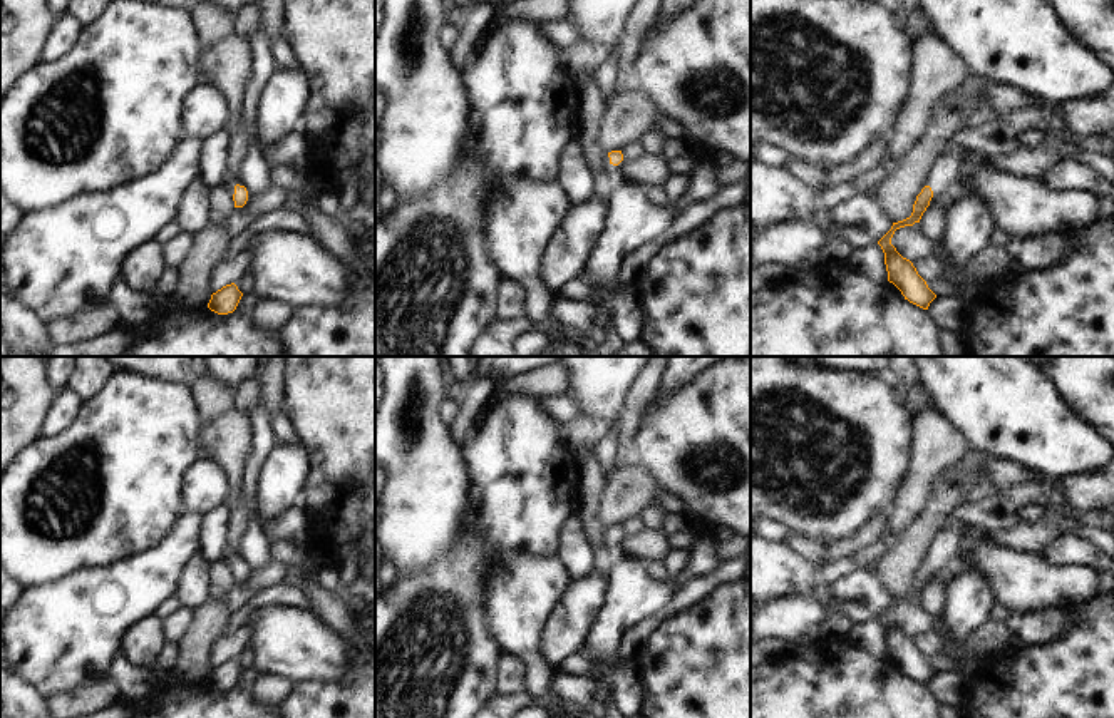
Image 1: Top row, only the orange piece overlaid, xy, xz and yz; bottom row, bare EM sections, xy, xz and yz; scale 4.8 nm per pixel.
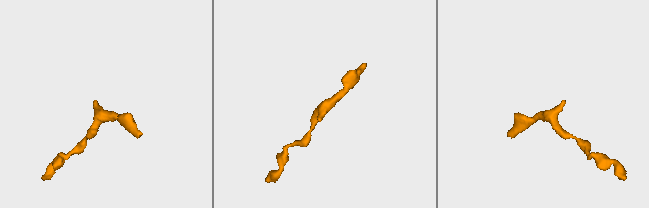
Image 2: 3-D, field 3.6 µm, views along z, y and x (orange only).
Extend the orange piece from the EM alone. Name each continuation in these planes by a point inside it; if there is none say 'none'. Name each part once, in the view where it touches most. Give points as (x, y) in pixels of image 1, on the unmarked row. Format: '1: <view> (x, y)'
1: yz (945, 543)

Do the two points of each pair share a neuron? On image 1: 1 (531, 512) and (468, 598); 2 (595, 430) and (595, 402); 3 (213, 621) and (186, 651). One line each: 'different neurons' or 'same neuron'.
1: same neuron
2: different neurons
3: same neuron

